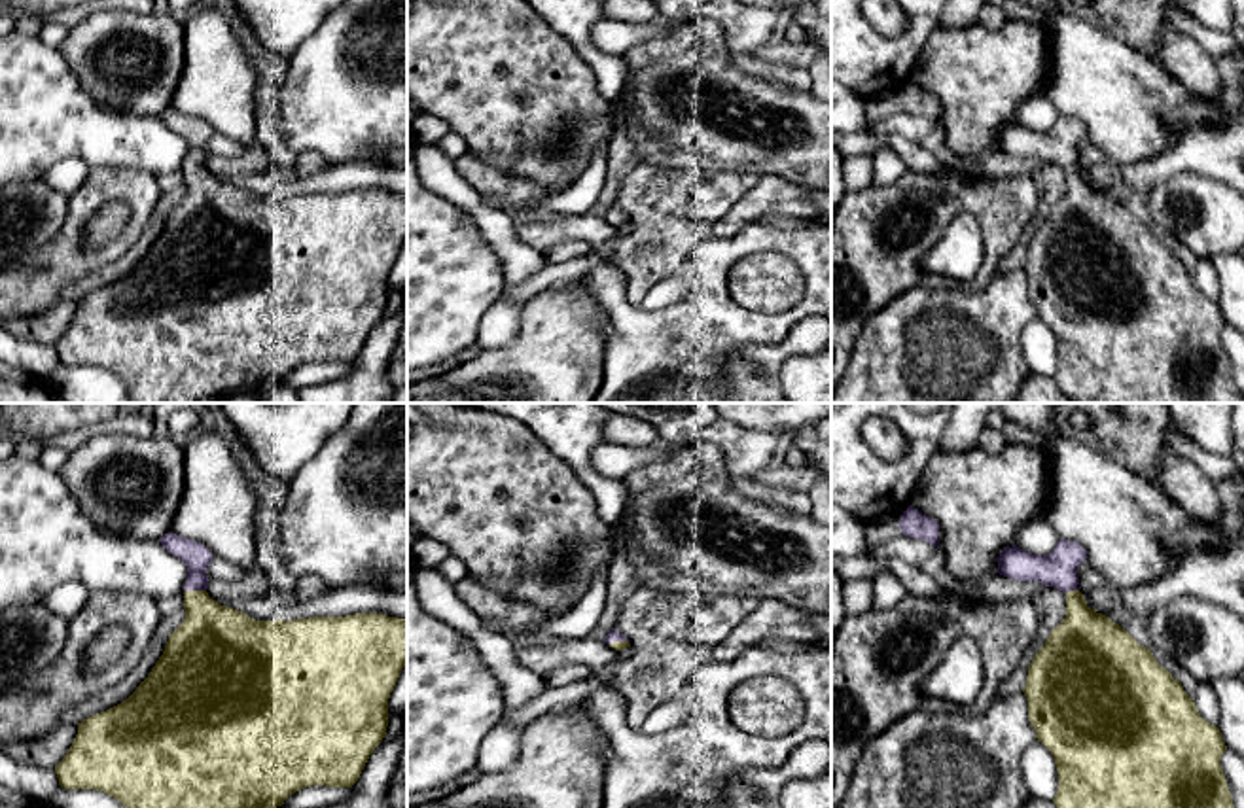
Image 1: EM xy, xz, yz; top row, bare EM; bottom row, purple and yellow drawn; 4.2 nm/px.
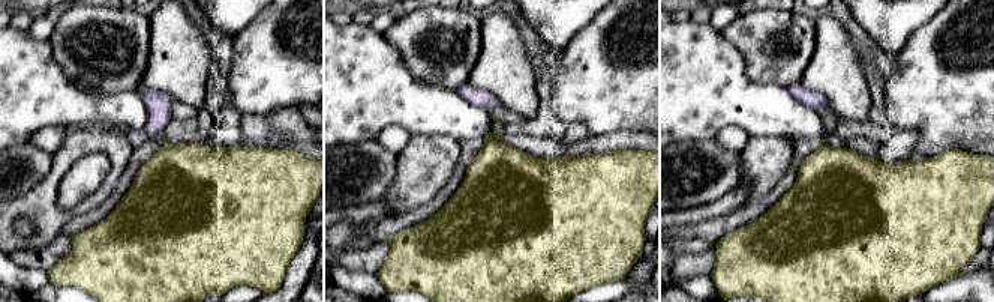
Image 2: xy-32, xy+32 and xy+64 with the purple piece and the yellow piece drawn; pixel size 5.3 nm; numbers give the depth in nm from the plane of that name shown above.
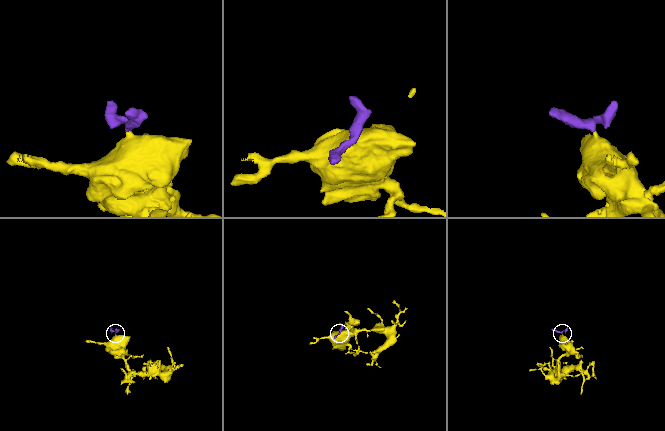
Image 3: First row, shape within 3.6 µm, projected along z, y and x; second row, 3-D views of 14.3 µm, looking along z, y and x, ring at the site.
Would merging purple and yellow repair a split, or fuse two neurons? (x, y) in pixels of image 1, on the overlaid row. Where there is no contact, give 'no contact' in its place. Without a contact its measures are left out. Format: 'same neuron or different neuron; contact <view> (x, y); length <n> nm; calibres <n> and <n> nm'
same neuron; contact xy (194, 589); length 100 nm; calibres 110 and 340 nm

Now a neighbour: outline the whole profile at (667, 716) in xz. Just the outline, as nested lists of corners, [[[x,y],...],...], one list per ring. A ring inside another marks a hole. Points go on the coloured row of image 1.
[[[678,700],[663,702],[653,708],[642,725],[642,732],[648,736],[661,734],[676,729],[685,719],[685,708]]]

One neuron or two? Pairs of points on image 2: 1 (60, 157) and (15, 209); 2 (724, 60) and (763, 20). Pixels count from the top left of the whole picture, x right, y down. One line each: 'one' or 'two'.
1: one
2: two

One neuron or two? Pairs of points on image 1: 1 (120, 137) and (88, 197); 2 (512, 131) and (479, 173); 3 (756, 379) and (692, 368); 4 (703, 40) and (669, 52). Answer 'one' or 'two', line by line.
1: two
2: two
3: two
4: one

